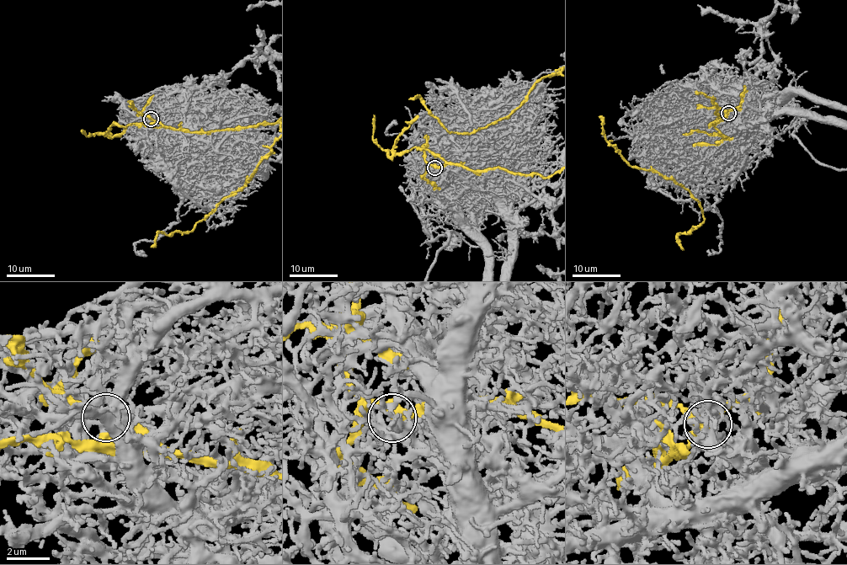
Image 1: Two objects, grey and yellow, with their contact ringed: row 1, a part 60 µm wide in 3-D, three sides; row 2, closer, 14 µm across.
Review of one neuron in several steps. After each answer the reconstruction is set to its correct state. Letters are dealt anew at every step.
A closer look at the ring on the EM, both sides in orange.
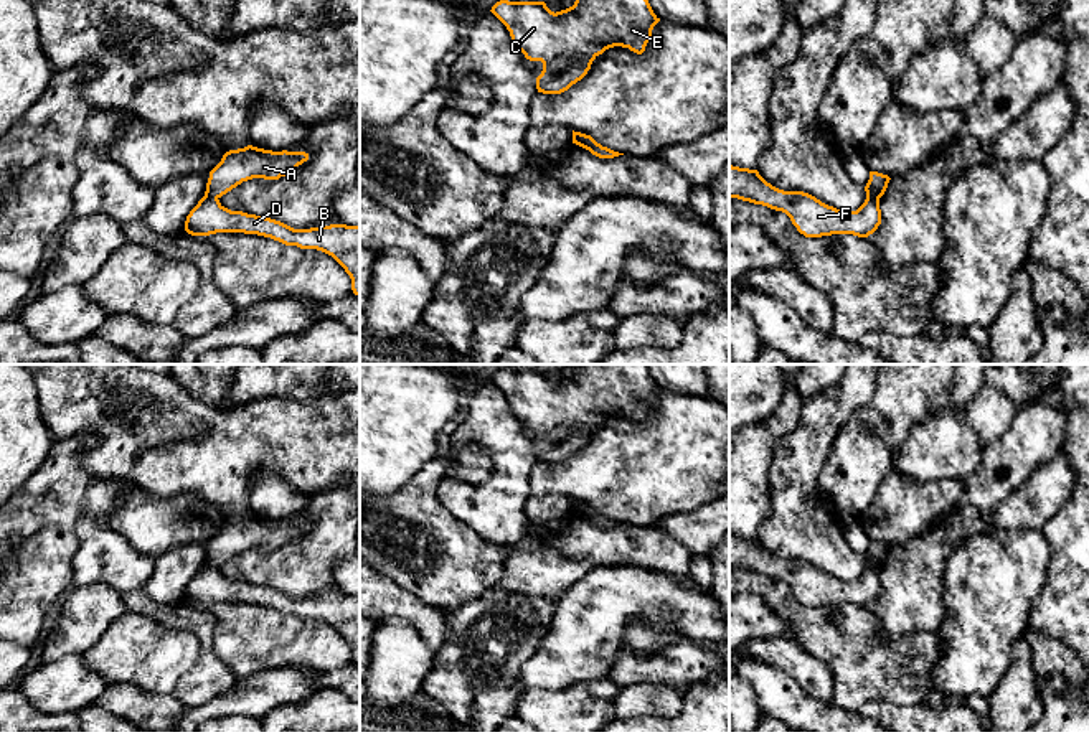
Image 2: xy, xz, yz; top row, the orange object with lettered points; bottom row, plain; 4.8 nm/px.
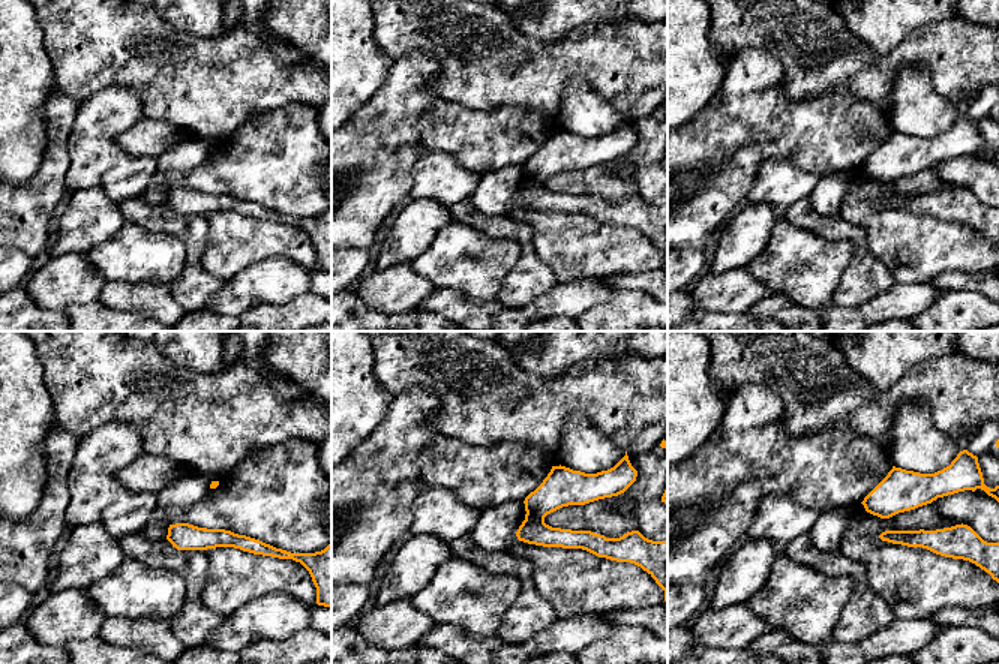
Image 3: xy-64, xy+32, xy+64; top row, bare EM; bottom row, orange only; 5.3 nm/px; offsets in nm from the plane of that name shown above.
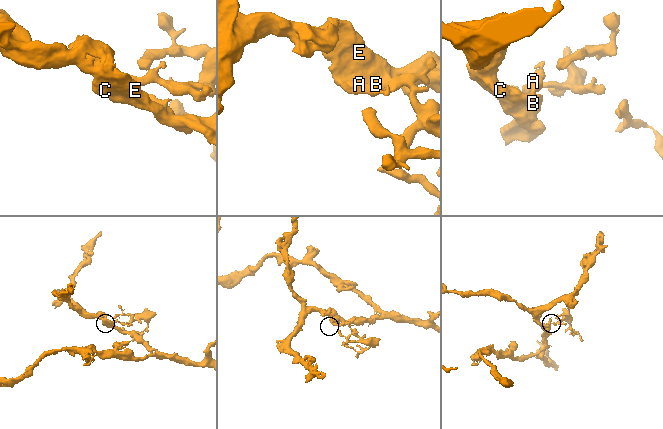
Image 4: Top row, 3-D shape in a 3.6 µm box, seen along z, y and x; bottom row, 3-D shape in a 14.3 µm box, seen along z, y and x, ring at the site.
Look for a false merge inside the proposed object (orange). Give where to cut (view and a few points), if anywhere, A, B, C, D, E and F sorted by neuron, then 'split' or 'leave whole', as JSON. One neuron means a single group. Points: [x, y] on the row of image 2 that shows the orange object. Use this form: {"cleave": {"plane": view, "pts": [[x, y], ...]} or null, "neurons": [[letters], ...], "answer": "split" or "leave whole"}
{"cleave": {"plane": "xy", "pts": [[205, 193], [216, 198]]}, "neurons": [["A"], ["B", "C", "D", "E", "F"]], "answer": "split"}

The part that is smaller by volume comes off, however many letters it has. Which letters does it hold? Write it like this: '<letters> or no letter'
A

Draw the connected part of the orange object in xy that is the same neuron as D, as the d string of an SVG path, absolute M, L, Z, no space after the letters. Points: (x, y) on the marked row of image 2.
M205 195L186 216L185 231L191 236L216 232L257 234L285 246L322 251L345 269L351 279L353 293L360 297L360 226L330 224L294 229L271 218L231 211L218 198Z

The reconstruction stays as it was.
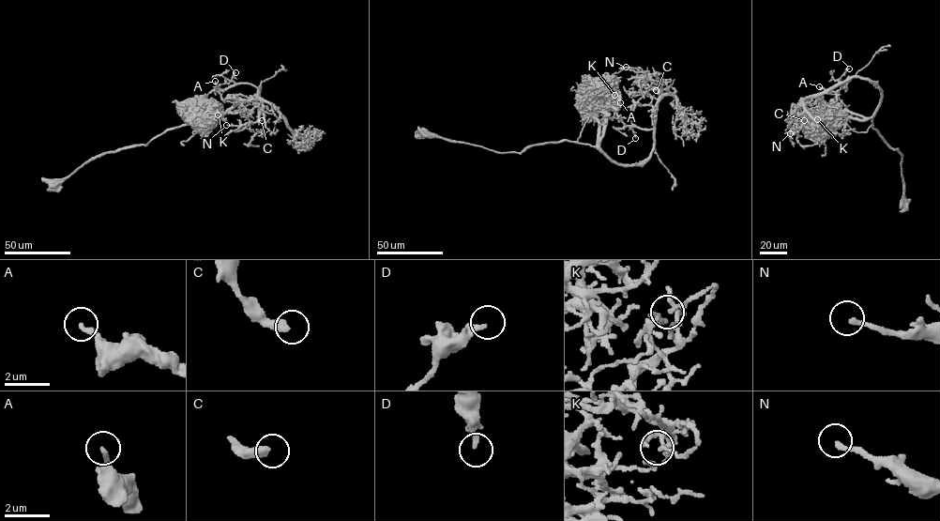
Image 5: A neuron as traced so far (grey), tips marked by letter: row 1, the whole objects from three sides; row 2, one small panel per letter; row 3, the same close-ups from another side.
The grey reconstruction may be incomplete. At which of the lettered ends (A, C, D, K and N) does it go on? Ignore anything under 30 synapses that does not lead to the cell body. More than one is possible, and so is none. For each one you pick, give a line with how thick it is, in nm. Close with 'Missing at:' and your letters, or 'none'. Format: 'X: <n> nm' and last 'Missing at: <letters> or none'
Missing at: none

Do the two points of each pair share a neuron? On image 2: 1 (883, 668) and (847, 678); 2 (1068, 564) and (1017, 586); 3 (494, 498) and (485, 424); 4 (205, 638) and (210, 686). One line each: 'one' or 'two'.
1: one
2: two
3: one
4: one

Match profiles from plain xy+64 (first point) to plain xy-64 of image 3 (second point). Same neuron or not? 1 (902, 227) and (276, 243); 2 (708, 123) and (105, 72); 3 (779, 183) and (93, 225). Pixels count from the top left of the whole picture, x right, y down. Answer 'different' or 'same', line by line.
1: same
2: different
3: different

